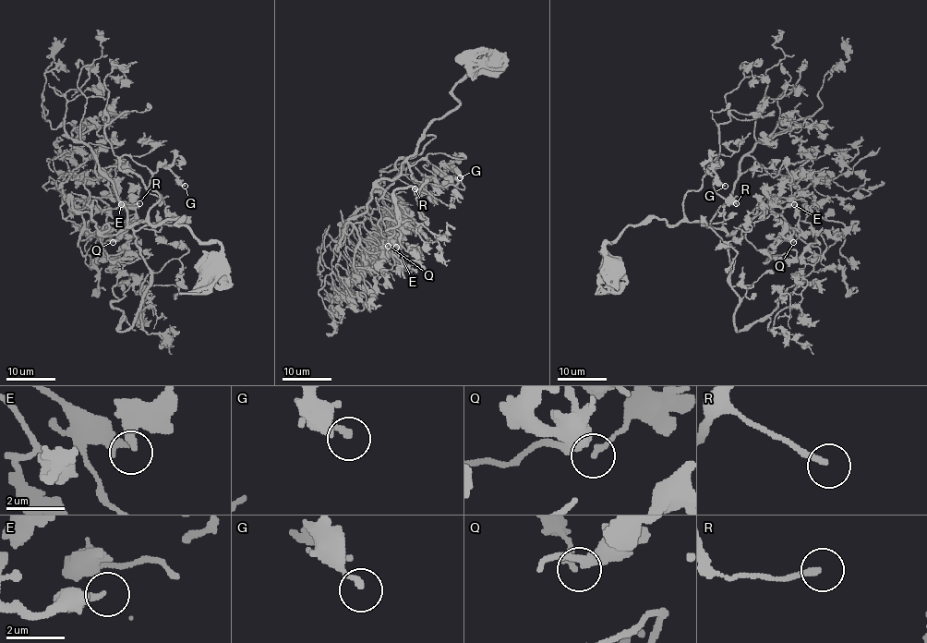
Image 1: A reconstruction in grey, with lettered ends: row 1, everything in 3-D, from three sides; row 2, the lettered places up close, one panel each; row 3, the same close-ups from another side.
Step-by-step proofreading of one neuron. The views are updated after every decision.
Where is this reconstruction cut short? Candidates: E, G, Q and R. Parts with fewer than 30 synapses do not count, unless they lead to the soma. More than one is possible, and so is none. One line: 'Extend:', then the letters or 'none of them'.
Extend: none of them

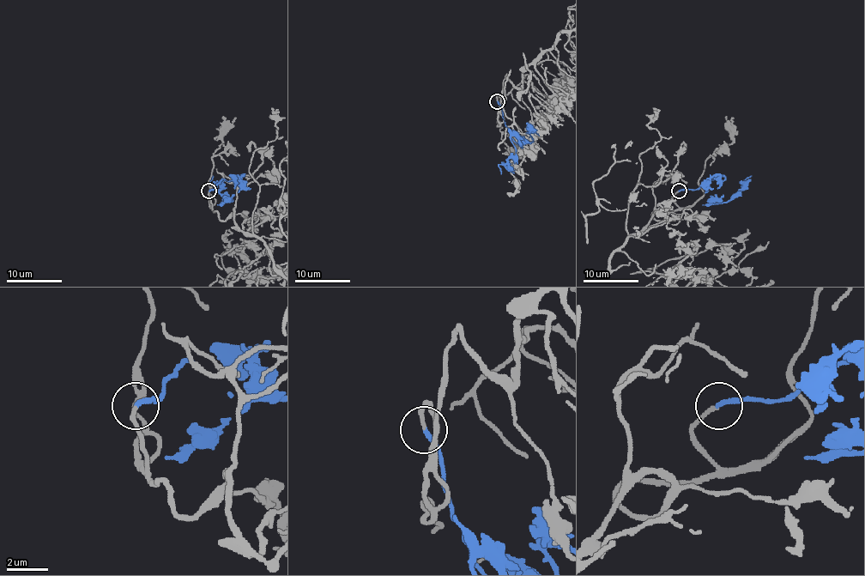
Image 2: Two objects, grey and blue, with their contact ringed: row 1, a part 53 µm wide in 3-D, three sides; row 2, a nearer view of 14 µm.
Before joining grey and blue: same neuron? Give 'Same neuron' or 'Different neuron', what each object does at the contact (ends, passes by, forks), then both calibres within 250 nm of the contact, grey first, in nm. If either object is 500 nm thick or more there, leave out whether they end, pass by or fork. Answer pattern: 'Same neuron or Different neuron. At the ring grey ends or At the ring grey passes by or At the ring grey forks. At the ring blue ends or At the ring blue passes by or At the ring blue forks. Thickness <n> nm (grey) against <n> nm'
Same neuron. At the ring grey ends. At the ring blue ends. Thickness 170 nm (grey) against 220 nm

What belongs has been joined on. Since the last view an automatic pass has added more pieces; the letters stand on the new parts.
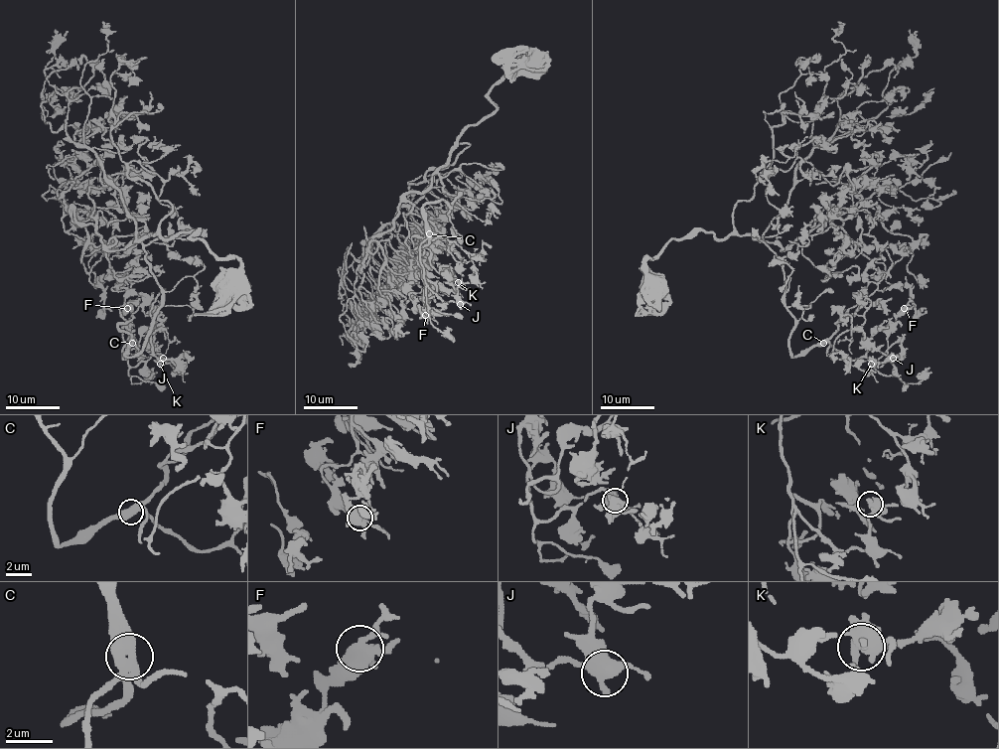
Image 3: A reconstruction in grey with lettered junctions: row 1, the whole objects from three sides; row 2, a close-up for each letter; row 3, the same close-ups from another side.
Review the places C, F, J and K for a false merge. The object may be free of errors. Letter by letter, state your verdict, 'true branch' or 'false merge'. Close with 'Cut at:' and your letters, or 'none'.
C: true branch
F: true branch
J: true branch
K: true branch
Cut at: none

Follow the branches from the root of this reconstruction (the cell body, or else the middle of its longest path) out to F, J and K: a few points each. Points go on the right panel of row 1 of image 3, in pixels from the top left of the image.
F: (654, 285), (646, 260), (702, 229), (752, 234), (776, 253), (792, 357), (828, 342), (874, 362), (904, 308)
J: (654, 285), (646, 260), (670, 240), (752, 234), (781, 261), (792, 357), (828, 342), (876, 367), (893, 358)
K: (654, 285), (646, 260), (670, 240), (752, 234), (782, 266), (791, 356), (892, 357), (871, 364)

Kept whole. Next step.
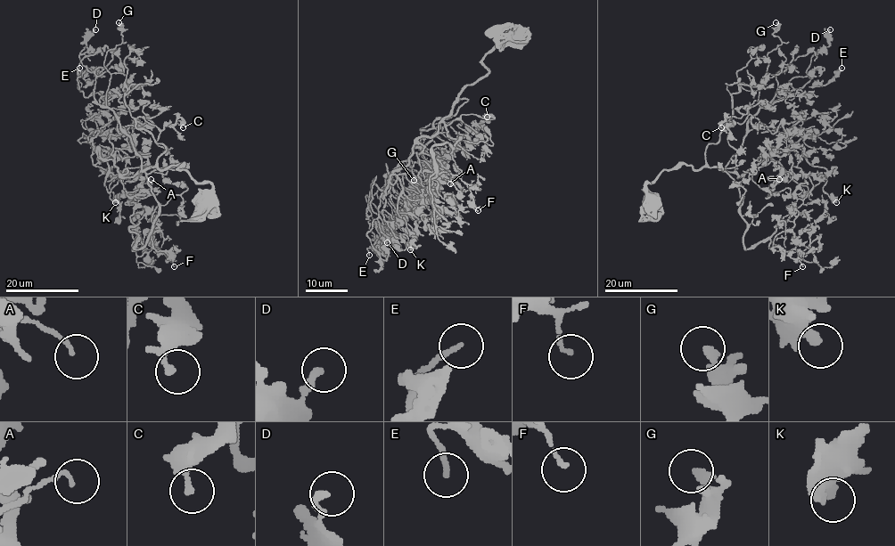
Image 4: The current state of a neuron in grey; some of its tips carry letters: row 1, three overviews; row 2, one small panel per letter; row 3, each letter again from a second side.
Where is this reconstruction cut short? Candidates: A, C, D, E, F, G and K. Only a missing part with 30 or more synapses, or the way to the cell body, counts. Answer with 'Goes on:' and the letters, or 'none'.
Goes on: none

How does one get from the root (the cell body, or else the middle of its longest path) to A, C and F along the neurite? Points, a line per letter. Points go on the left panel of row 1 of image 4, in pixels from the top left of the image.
A: (208, 200), (213, 186), (184, 163), (123, 177), (125, 168), (121, 183), (144, 198), (151, 179)
C: (208, 200), (213, 186), (184, 163), (159, 167), (166, 148), (135, 119), (162, 130), (180, 118), (183, 127)
F: (208, 200), (213, 186), (184, 163), (144, 171), (160, 215), (135, 248), (129, 228), (144, 215), (174, 266)

